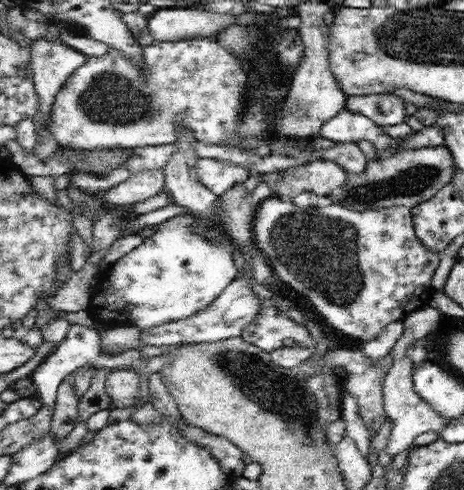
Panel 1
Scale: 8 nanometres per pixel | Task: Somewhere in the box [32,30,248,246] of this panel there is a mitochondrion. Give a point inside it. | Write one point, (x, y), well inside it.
(109, 98)

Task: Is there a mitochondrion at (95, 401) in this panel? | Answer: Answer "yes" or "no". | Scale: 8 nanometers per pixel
no

